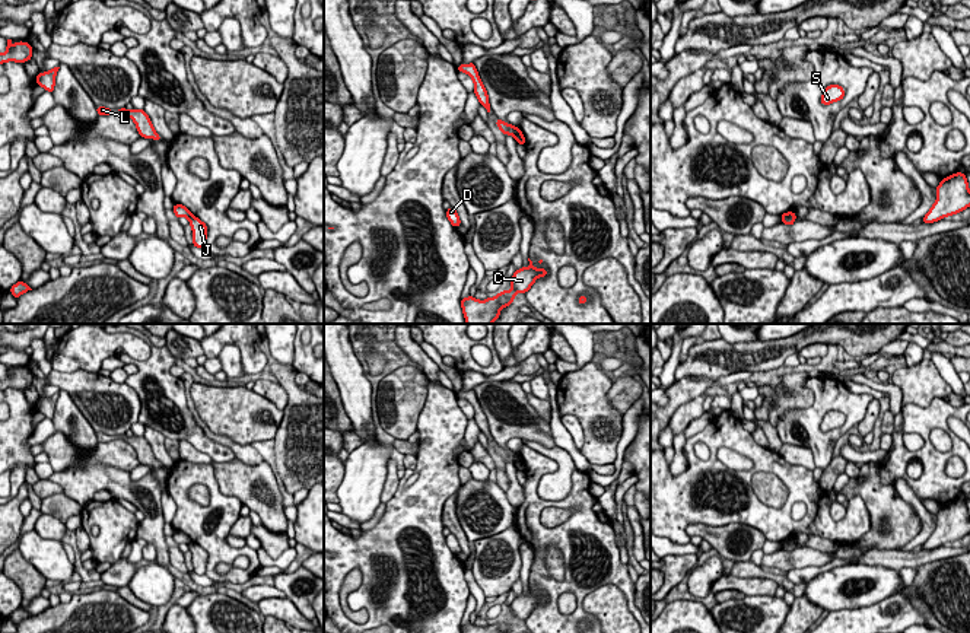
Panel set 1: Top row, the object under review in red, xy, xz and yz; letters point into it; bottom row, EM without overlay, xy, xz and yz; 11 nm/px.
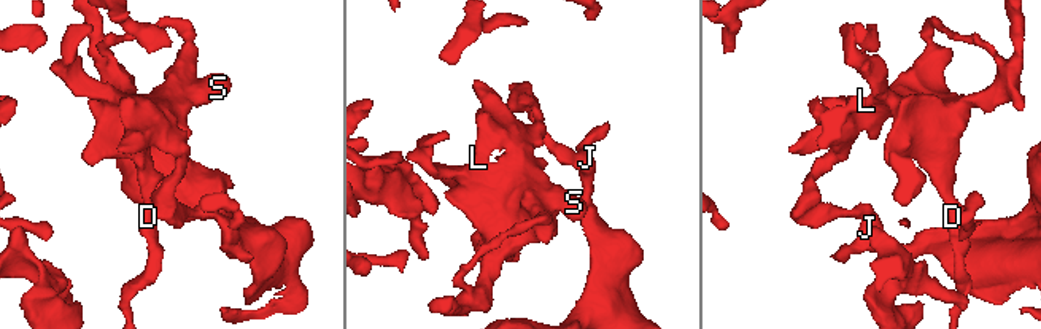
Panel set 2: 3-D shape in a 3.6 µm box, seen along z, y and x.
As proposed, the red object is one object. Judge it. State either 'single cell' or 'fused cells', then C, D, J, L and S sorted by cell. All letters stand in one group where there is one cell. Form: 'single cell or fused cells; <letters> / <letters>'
fused cells; C J / D L S

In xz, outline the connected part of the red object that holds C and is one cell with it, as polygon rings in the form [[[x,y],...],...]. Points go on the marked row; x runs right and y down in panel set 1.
[[[529,258],[528,261],[529,265],[527,268],[521,267],[511,277],[512,289],[509,292],[500,290],[499,295],[494,298],[487,298],[486,300],[478,300],[473,296],[465,299],[461,298],[461,308],[465,322],[493,324],[496,319],[499,319],[500,309],[513,302],[516,292],[527,293],[538,277],[547,276],[546,268],[537,270]]]

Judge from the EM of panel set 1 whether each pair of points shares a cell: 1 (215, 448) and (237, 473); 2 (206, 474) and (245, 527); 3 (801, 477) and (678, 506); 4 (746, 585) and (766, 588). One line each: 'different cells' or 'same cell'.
1: different cells
2: different cells
3: same cell
4: same cell

